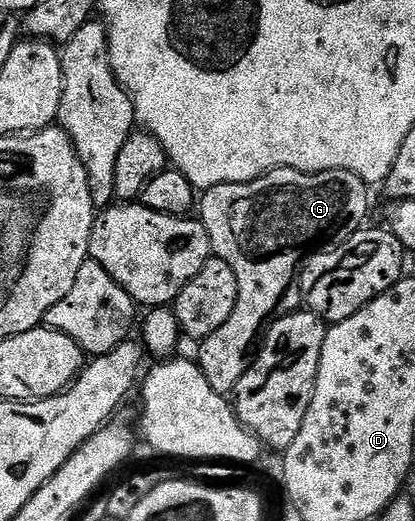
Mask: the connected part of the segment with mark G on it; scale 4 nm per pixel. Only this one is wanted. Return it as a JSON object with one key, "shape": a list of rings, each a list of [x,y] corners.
{"shape":[[[270,170],[251,182],[213,186],[200,198],[200,221],[210,237],[210,249],[236,272],[238,295],[232,316],[212,336],[197,343],[198,367],[218,394],[233,395],[238,381],[253,364],[264,331],[278,318],[303,305],[296,275],[314,248],[344,244],[367,225],[368,184],[347,170],[309,174],[299,170]]]}

